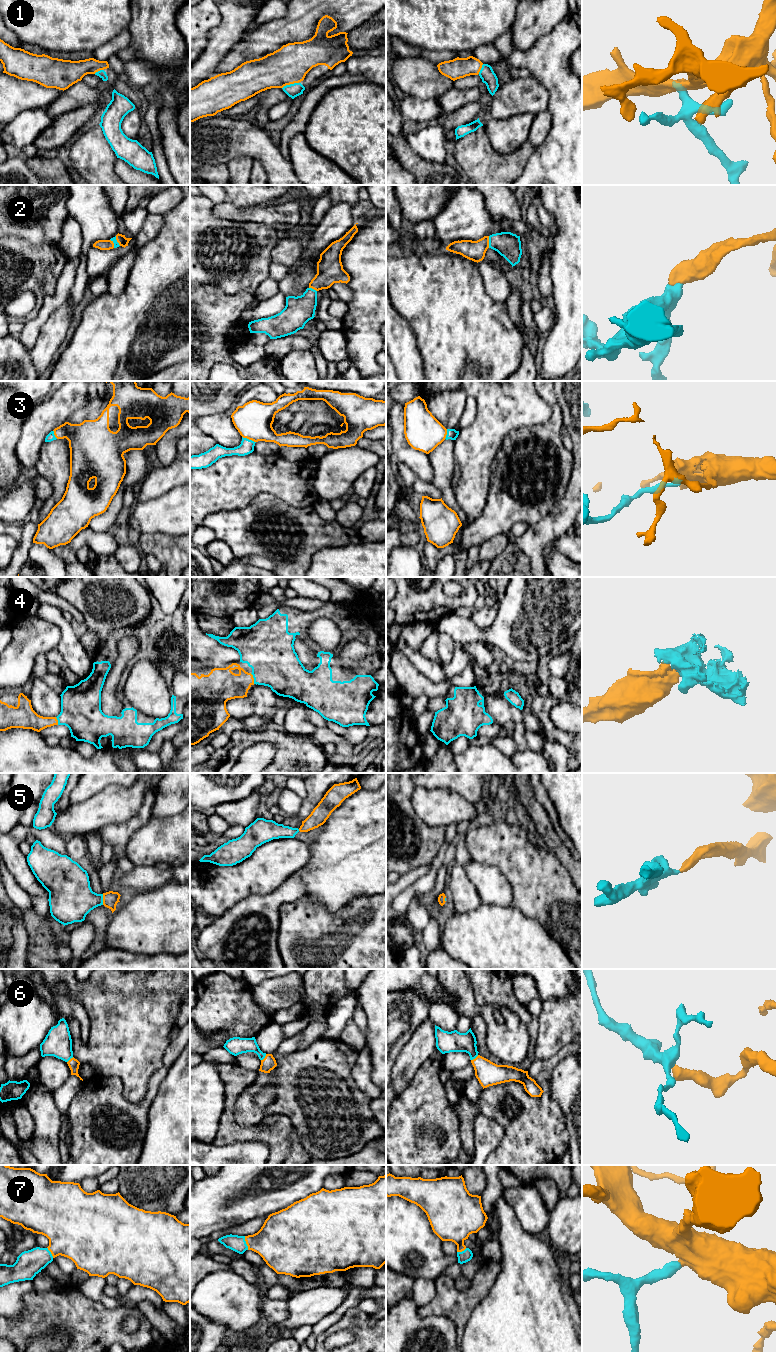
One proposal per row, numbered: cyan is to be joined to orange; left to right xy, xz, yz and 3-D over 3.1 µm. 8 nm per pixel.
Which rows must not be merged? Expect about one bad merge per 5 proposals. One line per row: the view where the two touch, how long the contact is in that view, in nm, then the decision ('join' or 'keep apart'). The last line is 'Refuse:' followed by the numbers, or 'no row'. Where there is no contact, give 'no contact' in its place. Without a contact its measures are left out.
1: meets orange in xz; contact 140 nm long; join
2: meets orange in yz; contact 100 nm long; join
3: meets orange in xz; contact 120 nm long; join
4: meets orange in xz; contact 90 nm long; join
5: meets orange in xy; contact 90 nm long; join
6: meets orange in xz; contact 70 nm long; join
7: meets orange in xz; contact 120 nm long; join
Refuse: no row

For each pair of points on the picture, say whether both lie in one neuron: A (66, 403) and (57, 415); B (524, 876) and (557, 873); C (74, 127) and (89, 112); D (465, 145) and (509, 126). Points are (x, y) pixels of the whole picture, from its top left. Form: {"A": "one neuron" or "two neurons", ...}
{"A": "one neuron", "B": "one neuron", "C": "one neuron", "D": "two neurons"}

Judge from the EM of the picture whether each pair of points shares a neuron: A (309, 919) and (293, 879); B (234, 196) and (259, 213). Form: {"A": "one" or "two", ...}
{"A": "two", "B": "two"}

